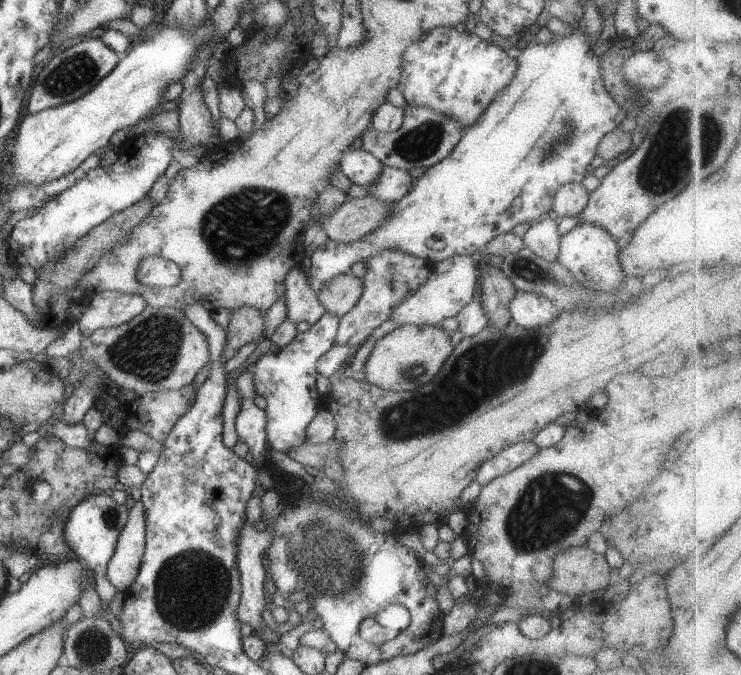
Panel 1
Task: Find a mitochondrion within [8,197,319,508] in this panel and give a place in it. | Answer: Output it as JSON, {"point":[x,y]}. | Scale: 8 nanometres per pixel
{"point":[149,351]}

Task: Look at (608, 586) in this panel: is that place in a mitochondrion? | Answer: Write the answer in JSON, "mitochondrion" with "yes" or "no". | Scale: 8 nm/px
{"mitochondrion":"no"}

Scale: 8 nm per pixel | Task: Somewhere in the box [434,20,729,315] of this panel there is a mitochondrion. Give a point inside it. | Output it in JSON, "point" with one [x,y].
{"point":[688,141]}

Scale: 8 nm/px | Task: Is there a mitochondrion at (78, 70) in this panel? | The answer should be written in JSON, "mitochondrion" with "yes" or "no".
{"mitochondrion":"yes"}

